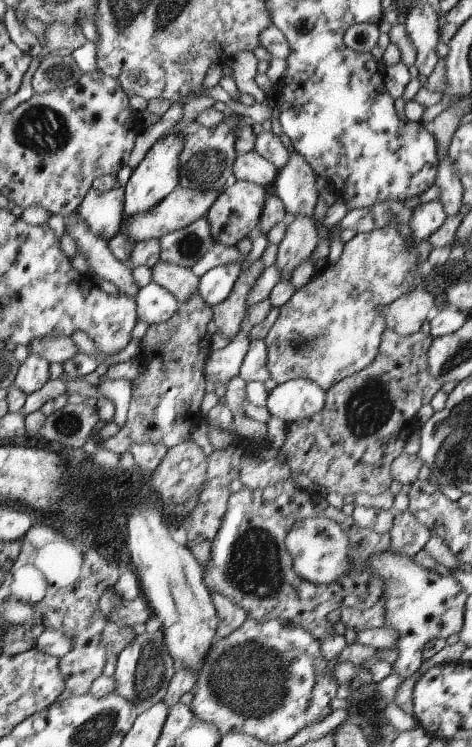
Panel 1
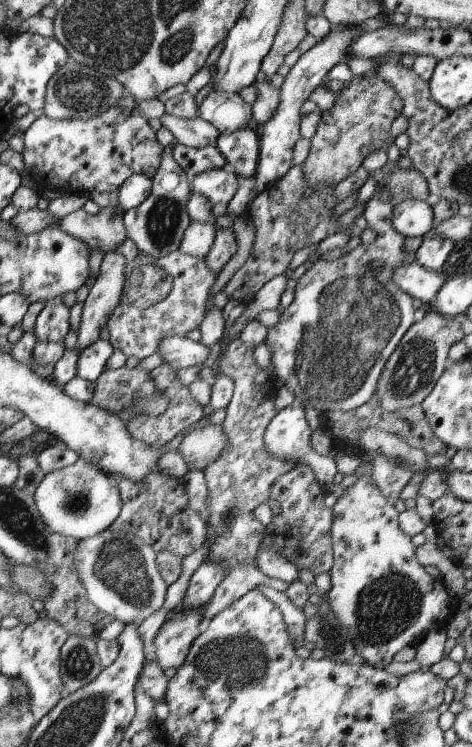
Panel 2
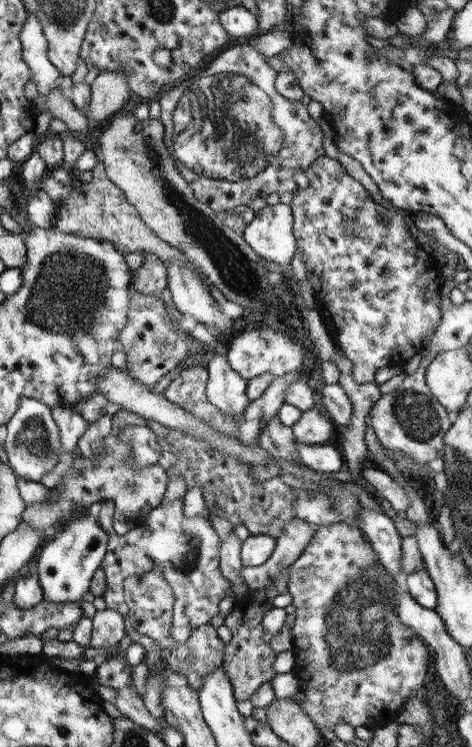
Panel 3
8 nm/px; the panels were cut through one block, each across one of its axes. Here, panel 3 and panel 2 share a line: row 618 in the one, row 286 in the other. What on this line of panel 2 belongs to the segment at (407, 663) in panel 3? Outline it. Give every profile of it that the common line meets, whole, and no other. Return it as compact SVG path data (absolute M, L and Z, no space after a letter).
M378 184L371 199L369 199L364 204L364 211L362 215L364 216L366 227L379 231L372 242L369 243L359 243L354 249L347 251L339 258L333 261L316 260L311 268L309 267L298 279L294 287L292 302L283 310L281 310L280 320L273 327L269 327L266 330L266 337L264 338L263 344L268 348L270 357L270 364L272 365L272 370L276 378L284 383L284 387L293 394L295 399L307 400L317 412L327 412L327 411L348 411L349 409L354 409L355 407L361 406L367 399L376 392L376 384L389 358L389 355L393 352L396 344L405 331L413 323L413 306L411 305L412 298L405 292L402 291L393 282L392 274L394 270L401 266L401 264L406 265L407 263L414 262L415 256L414 252L407 252L403 250L402 243L405 238L401 233L398 233L392 227L392 207L391 202L379 201L378 196L382 185Z

